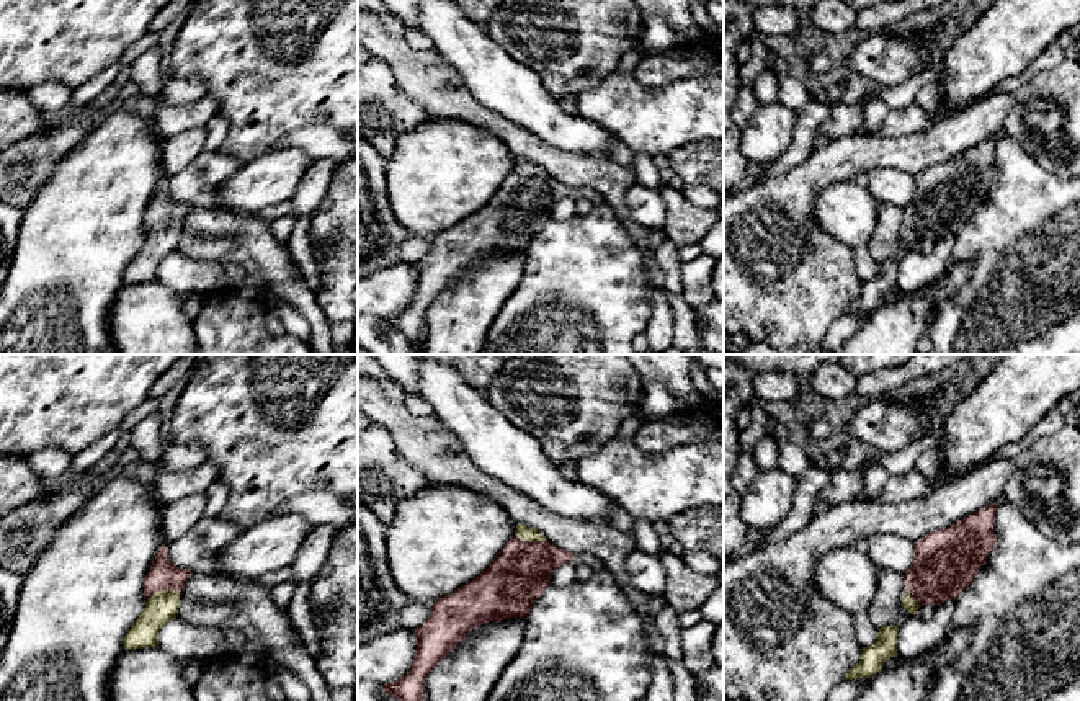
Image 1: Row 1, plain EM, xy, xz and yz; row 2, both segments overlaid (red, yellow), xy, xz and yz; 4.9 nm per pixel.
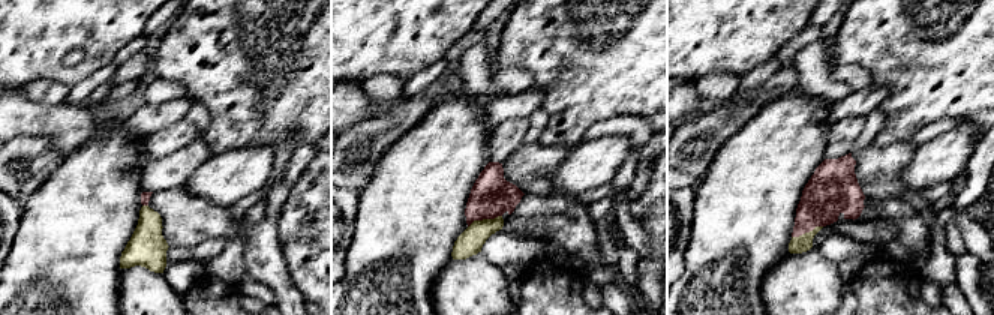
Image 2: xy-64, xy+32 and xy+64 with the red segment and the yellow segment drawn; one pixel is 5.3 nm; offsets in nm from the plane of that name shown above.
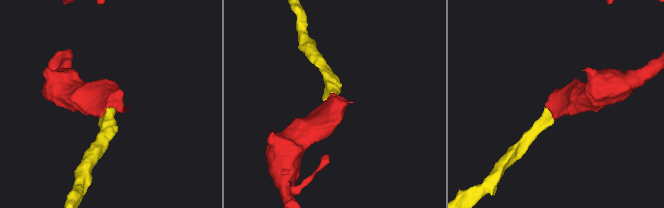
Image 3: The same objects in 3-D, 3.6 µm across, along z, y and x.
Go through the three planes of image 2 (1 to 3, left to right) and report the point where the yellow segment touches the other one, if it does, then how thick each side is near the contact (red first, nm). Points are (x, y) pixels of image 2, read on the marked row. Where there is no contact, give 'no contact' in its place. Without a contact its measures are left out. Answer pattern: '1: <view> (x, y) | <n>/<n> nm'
1: xy-64 (146, 204) | 50/200 nm
2: xy+32 (485, 218) | 220/140 nm
3: xy+64 (807, 231) | 260/90 nm

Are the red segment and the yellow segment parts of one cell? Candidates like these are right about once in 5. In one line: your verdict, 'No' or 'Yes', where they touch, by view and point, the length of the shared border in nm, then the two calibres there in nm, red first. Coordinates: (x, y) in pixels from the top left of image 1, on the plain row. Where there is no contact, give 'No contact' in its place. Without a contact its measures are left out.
Yes. Touches red at xy (162, 223). Shared border 170 nm. Thickness 140 nm (red) against 150 nm

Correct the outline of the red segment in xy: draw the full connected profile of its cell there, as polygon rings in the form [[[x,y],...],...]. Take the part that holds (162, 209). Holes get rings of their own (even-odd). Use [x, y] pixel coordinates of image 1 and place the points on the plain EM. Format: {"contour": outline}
{"contour": [[[160,181],[144,214],[145,242],[124,271],[124,283],[158,281],[158,265],[180,242],[180,227],[191,211],[191,204],[178,203]]]}

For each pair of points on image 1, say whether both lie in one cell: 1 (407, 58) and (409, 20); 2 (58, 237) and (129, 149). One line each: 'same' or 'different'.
1: different
2: same

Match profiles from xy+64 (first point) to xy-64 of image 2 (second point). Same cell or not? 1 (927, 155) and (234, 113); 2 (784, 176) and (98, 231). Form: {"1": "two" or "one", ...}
{"1": "two", "2": "one"}

